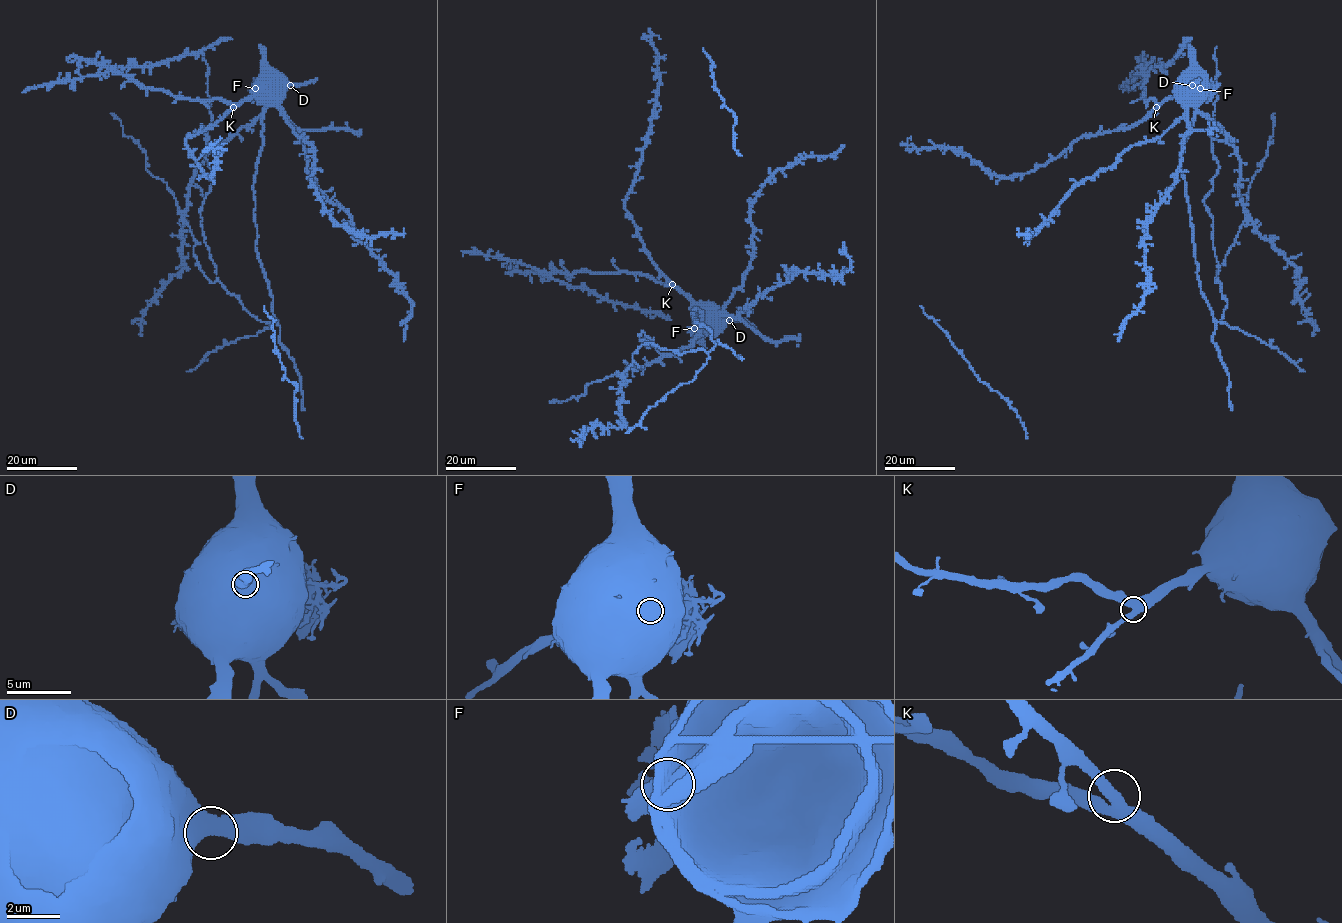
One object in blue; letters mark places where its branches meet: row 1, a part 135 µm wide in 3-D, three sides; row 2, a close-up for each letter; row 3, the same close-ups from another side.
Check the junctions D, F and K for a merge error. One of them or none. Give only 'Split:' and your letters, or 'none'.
Split: F

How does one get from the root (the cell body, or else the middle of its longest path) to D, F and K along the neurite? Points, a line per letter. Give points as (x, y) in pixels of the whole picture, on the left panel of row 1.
D: (269, 91), (290, 85)
F: (269, 91), (255, 88)
K: (269, 91), (249, 95), (233, 107)

